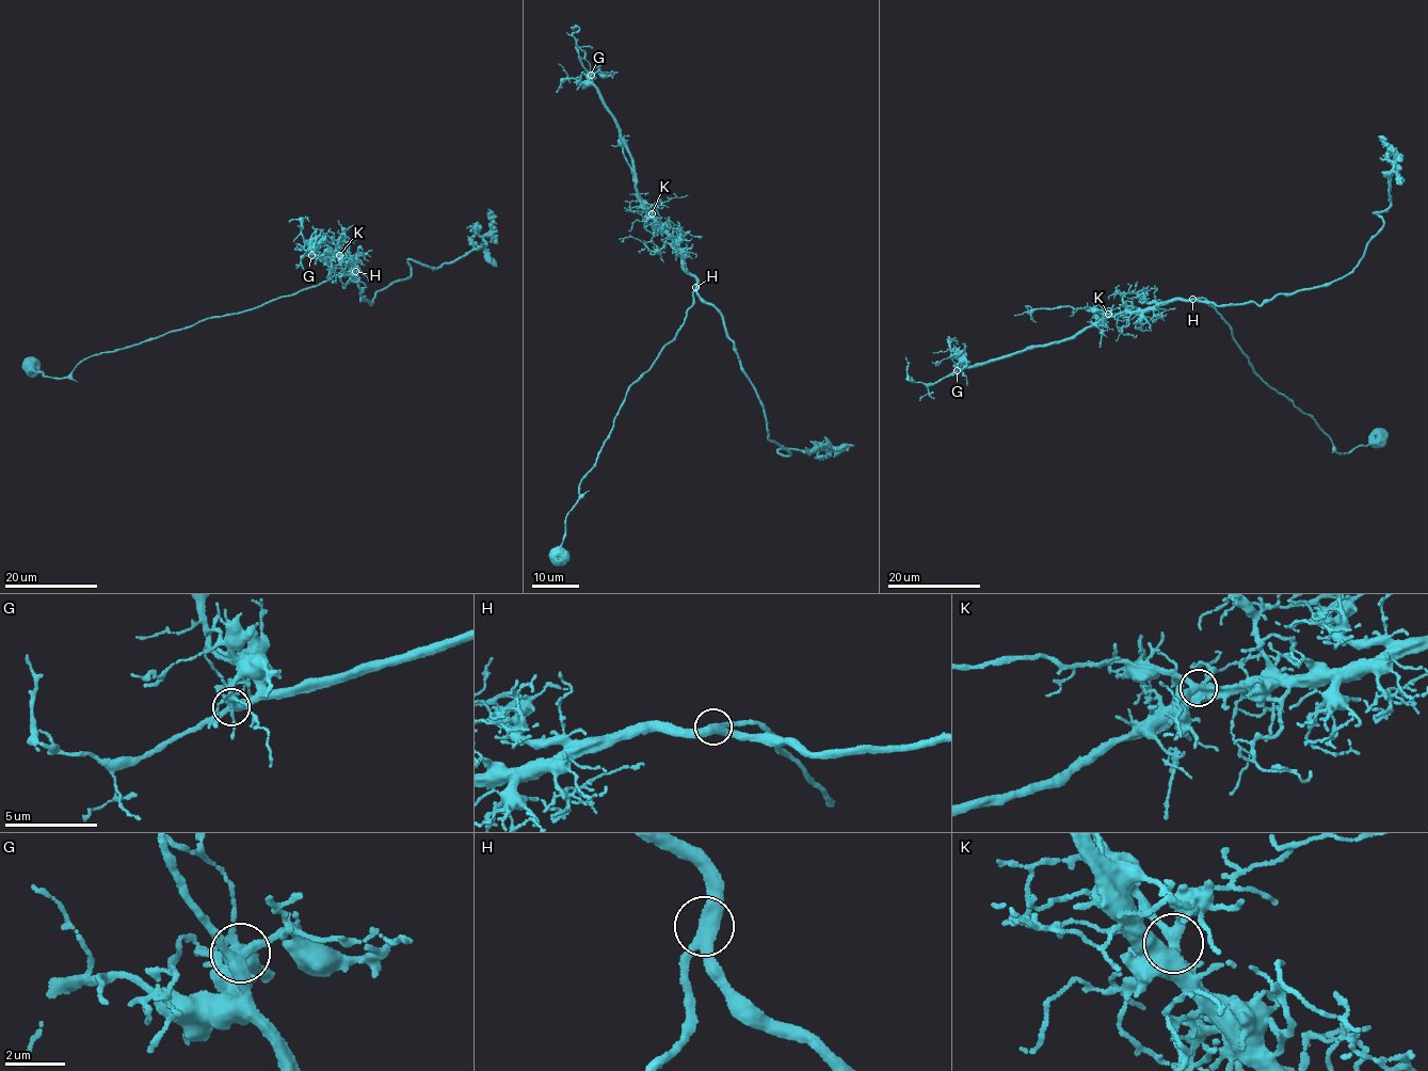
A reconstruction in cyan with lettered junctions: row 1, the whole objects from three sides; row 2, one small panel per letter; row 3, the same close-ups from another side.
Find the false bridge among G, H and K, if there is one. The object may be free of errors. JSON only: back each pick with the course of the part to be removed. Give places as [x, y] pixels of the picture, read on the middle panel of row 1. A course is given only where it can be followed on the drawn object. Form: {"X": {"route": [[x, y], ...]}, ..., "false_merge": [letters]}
{"false_merge": []}

